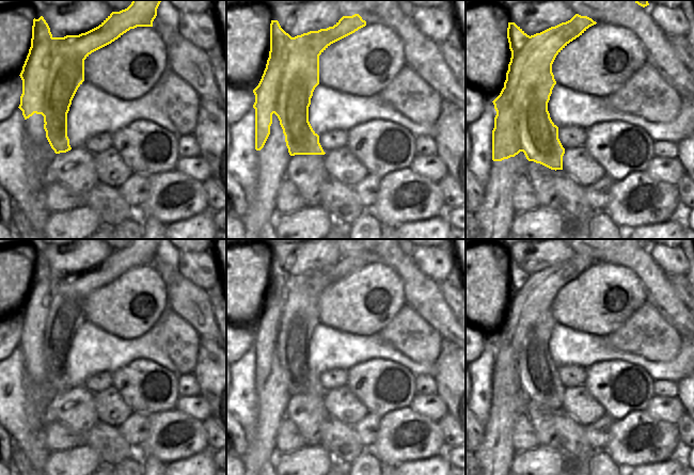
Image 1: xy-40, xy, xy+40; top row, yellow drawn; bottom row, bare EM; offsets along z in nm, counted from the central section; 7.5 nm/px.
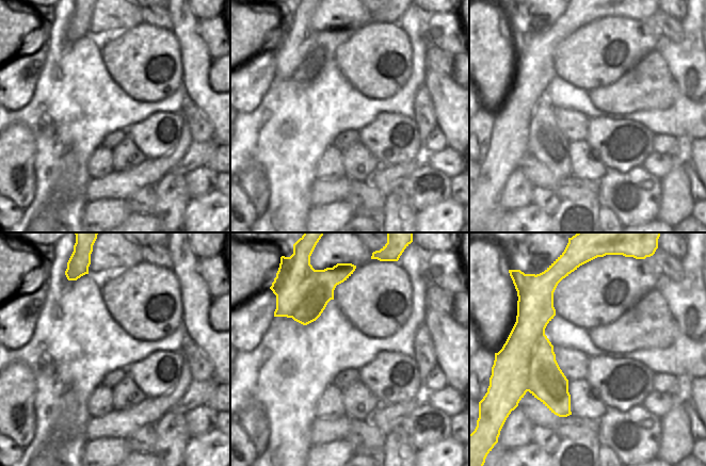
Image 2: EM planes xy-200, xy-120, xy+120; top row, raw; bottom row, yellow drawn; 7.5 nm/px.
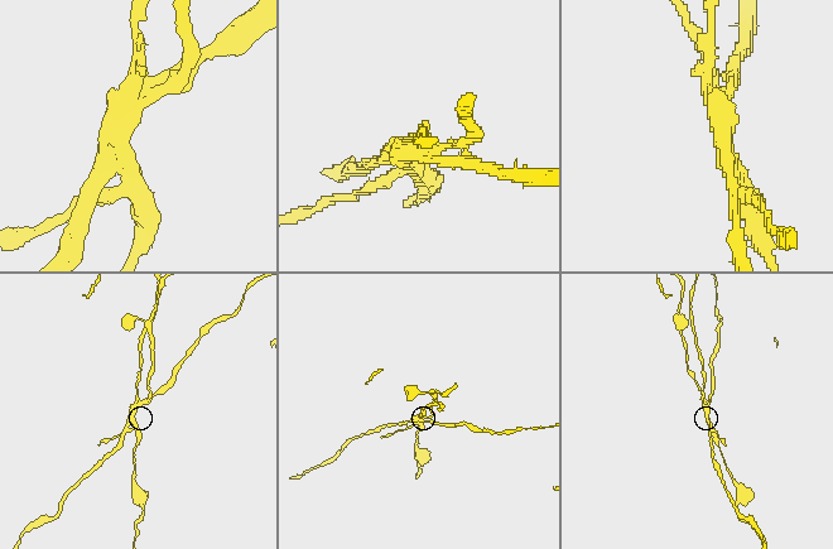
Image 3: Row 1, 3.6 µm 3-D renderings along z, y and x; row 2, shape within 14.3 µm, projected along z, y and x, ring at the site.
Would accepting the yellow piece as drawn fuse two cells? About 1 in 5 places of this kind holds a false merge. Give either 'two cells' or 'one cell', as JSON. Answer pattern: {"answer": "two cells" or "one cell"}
{"answer": "two cells"}

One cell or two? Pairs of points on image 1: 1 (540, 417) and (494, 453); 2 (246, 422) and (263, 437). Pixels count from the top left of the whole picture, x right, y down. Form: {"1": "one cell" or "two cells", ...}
{"1": "two cells", "2": "two cells"}

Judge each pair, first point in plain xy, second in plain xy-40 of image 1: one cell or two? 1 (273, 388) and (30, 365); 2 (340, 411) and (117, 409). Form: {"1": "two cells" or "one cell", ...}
{"1": "one cell", "2": "one cell"}

